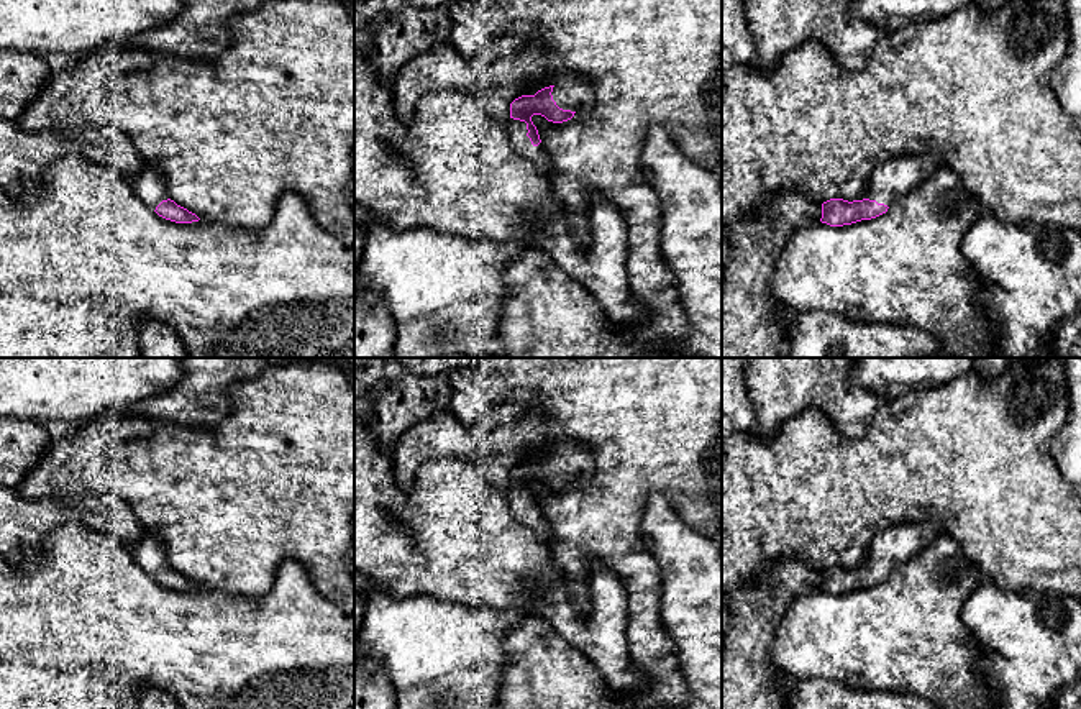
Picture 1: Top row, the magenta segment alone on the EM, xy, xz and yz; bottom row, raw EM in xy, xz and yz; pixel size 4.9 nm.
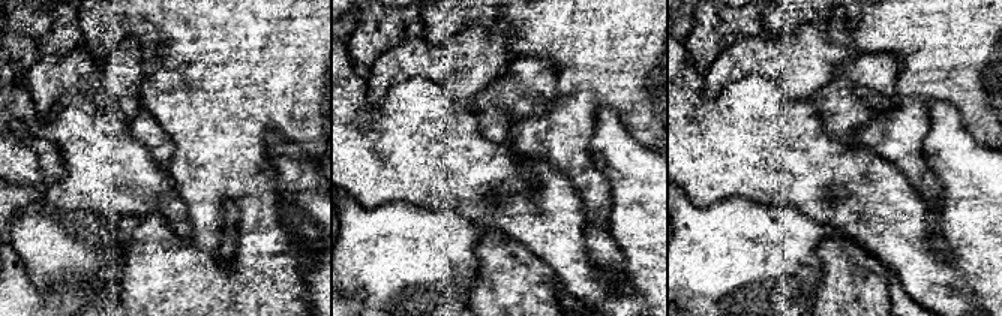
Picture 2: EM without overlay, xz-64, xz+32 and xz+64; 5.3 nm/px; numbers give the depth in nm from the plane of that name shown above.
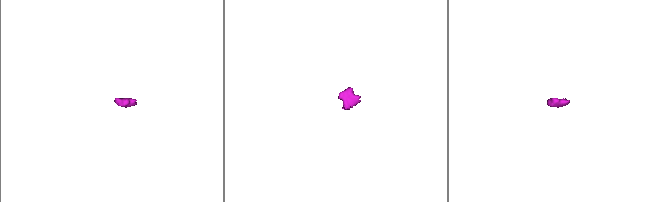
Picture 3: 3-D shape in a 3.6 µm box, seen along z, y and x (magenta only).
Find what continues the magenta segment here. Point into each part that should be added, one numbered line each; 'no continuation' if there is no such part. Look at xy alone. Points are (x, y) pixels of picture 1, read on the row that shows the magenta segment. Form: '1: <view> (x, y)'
1: xy (150, 184)

